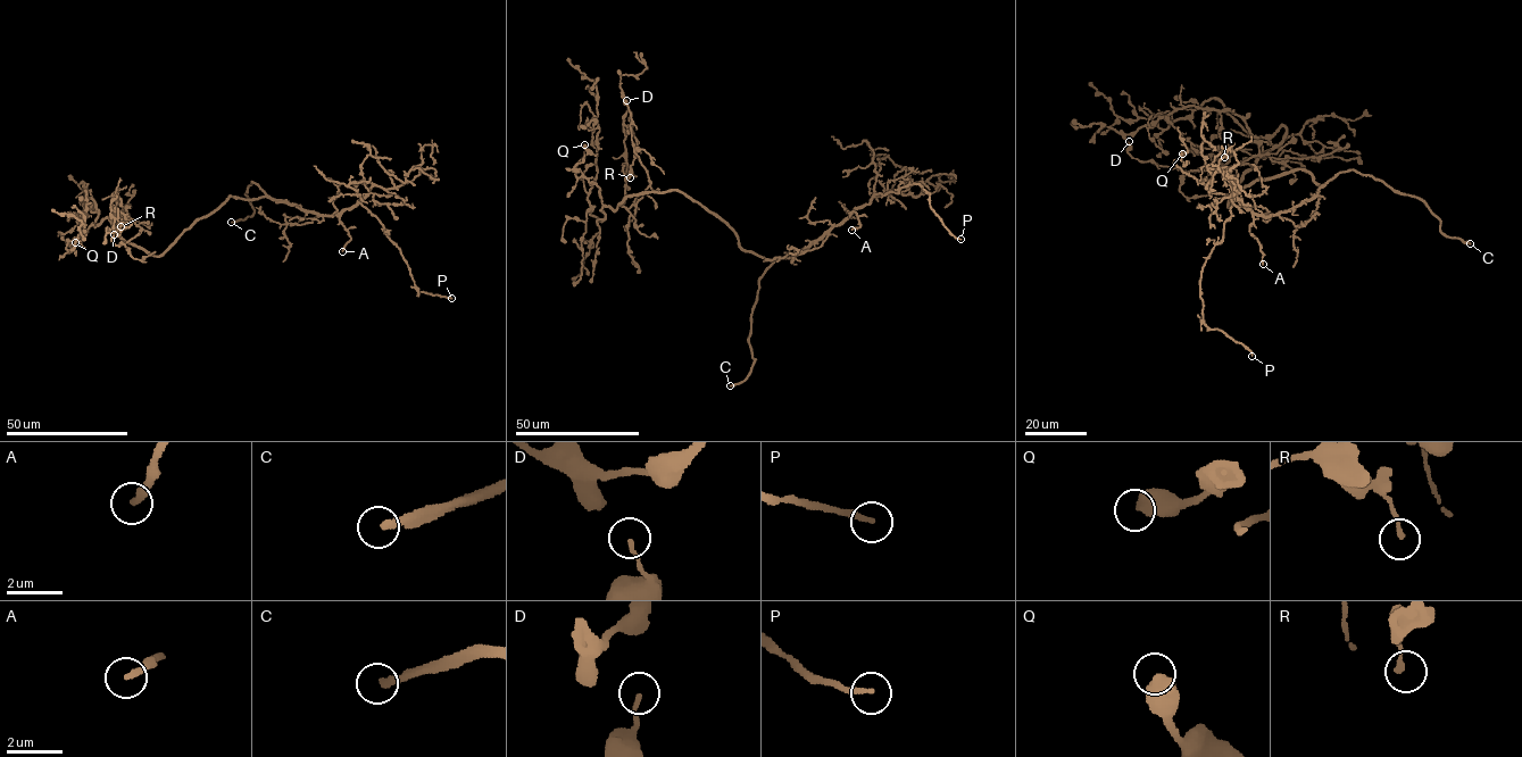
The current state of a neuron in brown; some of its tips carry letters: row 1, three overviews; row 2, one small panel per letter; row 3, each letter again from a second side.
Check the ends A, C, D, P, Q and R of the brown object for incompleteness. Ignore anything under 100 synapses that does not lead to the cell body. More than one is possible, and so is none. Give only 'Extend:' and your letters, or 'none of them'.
Extend: A, C

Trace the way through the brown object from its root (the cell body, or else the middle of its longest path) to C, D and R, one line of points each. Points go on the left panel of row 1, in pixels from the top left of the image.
C: (197, 218), (210, 215), (230, 196), (263, 197), (258, 184), (252, 181), (246, 194), (255, 213), (231, 222)
D: (197, 218), (158, 256), (125, 242), (115, 230), (117, 217), (131, 218), (140, 234), (118, 246), (114, 234)
R: (197, 218), (161, 255), (151, 256), (125, 242), (114, 227), (116, 190), (110, 208), (124, 215), (121, 226)

